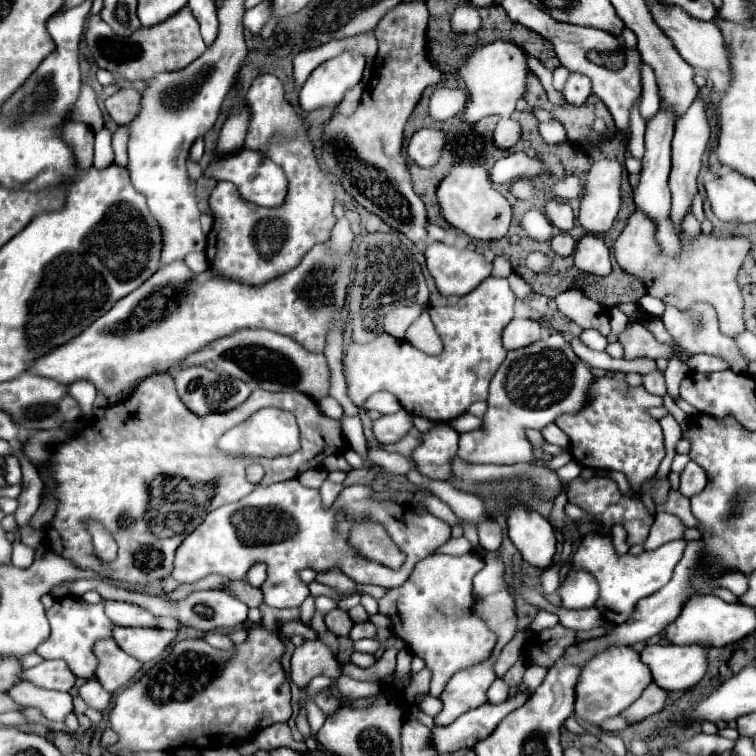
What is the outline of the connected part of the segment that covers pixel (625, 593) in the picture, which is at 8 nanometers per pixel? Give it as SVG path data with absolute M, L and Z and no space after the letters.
M592 531L582 537L580 545L576 547L576 551L572 555L572 563L588 569L596 577L596 581L600 585L600 597L596 601L596 609L602 613L602 617L606 621L620 625L632 615L634 605L642 597L652 595L654 591L662 589L670 581L672 571L674 571L678 559L682 559L684 549L686 549L686 541L676 539L676 541L670 541L666 545L658 547L658 551L644 551L642 555L632 555L632 553L618 555L614 551L610 533Z

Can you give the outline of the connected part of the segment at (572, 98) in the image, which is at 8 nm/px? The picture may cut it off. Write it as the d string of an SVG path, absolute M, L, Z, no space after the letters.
M570 71L568 81L566 81L564 89L562 89L564 99L568 103L572 103L572 105L582 105L582 103L586 103L586 99L590 97L590 93L592 93L590 79L586 75L582 75L582 73Z

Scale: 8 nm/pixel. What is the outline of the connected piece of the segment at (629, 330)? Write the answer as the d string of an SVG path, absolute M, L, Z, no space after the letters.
M628 321L628 325L624 327L620 341L626 353L626 359L636 359L636 357L648 357L648 359L658 359L658 357L670 357L672 355L672 347L678 347L676 343L672 345L664 345L654 341L652 333L648 333L640 323Z

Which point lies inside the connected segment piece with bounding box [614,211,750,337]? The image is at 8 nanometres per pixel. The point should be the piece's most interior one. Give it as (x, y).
(707, 271)

